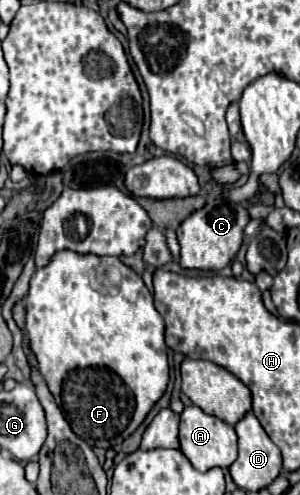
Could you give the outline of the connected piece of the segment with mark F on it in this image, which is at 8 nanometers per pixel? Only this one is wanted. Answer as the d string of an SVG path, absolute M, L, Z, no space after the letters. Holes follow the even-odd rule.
M64 249L60 253L54 253L50 257L50 263L46 267L36 269L34 277L30 279L30 289L26 295L26 333L30 341L30 349L36 357L40 375L44 377L50 393L54 395L56 405L62 409L66 421L70 423L72 431L84 439L92 447L104 447L110 449L118 443L122 443L134 429L144 421L148 411L154 407L154 403L164 395L164 389L168 385L168 355L166 355L166 343L164 343L164 321L160 313L154 307L152 293L146 289L140 275L136 275L128 265L120 263L118 257L98 257L98 255L80 255L76 251ZM108 271L118 271L120 277L112 279Z

